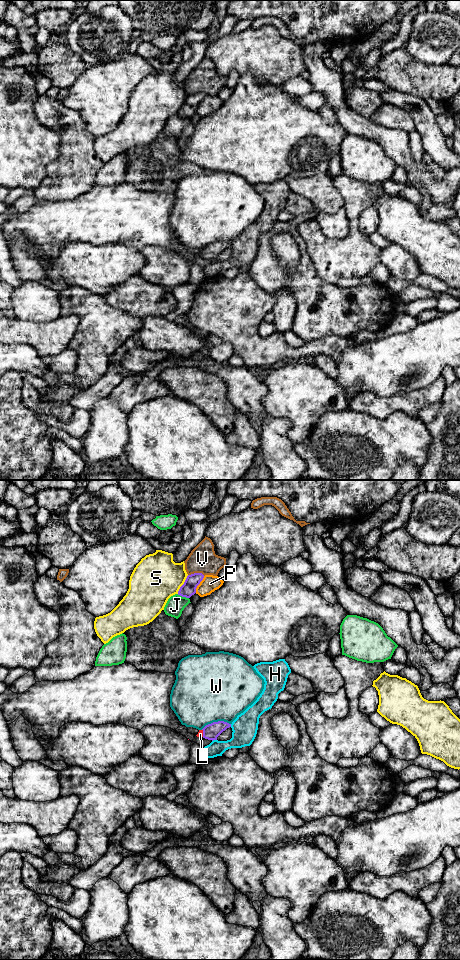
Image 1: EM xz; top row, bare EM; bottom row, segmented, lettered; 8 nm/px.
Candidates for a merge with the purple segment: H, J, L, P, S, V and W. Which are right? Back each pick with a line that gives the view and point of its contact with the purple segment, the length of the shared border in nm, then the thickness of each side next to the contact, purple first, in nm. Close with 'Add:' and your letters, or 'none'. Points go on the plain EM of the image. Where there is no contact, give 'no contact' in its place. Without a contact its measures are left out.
L: contact xz (203, 253); length 60 nm; calibres 130 and 50 nm
Add: L

